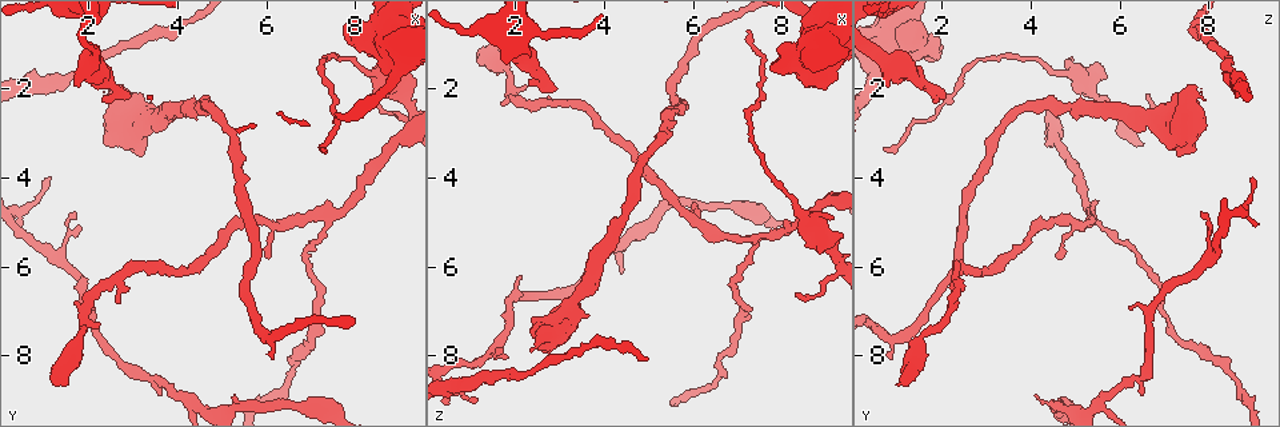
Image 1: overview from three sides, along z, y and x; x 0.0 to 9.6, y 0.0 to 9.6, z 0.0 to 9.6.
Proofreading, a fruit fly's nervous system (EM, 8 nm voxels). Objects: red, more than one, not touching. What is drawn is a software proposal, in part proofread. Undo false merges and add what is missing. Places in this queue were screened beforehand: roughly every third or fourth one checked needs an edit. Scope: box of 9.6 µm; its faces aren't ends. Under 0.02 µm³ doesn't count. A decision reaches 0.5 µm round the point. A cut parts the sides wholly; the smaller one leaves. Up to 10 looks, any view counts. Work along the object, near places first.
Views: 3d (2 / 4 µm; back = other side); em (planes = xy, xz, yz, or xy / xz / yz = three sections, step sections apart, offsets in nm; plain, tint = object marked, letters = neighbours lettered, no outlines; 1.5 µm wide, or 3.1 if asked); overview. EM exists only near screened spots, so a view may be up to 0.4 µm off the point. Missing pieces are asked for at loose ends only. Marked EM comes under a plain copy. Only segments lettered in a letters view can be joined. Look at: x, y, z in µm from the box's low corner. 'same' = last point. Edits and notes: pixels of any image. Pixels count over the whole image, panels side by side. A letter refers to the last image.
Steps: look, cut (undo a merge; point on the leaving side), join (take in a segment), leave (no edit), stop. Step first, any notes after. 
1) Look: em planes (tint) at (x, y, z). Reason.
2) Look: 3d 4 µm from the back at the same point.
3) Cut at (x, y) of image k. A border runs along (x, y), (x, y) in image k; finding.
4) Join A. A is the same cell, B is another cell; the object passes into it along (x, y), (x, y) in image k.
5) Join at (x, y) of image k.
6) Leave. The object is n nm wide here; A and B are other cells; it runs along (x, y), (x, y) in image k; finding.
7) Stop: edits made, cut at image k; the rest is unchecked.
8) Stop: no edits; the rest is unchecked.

Look: em 3.1 µm planes (letters) at (2.45, 2.25, 7.85).

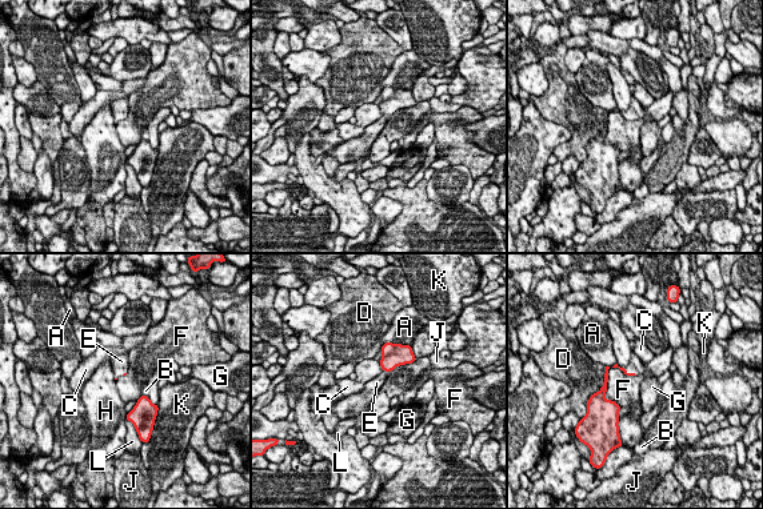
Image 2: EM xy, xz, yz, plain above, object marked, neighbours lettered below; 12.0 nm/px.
Join E. E is the same cell, A, B, C, D, F, G, H, J, K and L are other cells; the object passes into it along (623, 369), (630, 373), (636, 365) in image 2; the cell continues.

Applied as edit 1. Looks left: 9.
Look: 3d 4 µm at (7.30, 3.30, 0.70). Thin end.

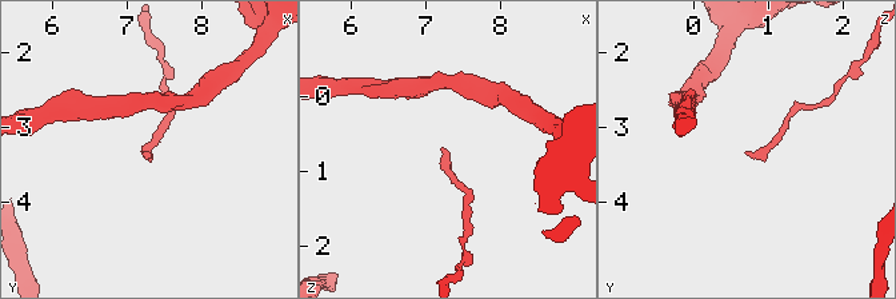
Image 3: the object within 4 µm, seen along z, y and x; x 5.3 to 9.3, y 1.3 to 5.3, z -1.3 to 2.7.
Look: em planes (letters) at (7.20, 3.35, 0.70). Now the EM.

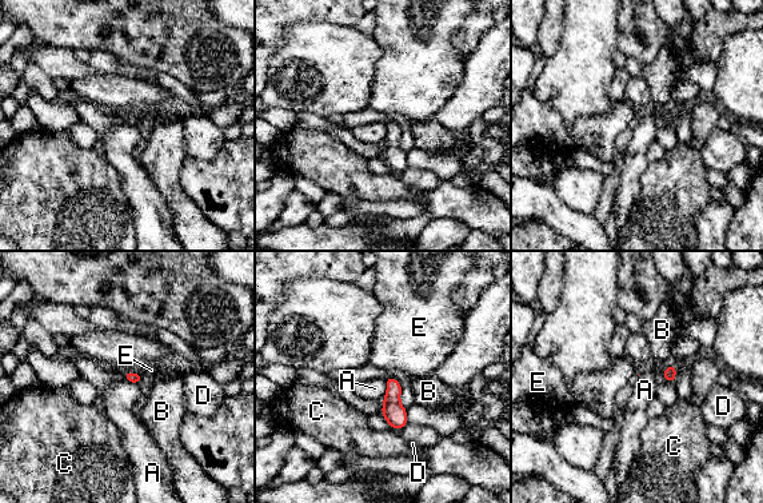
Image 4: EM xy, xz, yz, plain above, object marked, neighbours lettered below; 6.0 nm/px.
Leave. A, B, C, D and E are other cells; a border runs along (386, 378), (386, 395), (383, 399) in image 4; no lettered segment goes on from it.

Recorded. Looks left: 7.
Look: 3d 2 µm at (1.40, 8.65, 1.00). An open end.

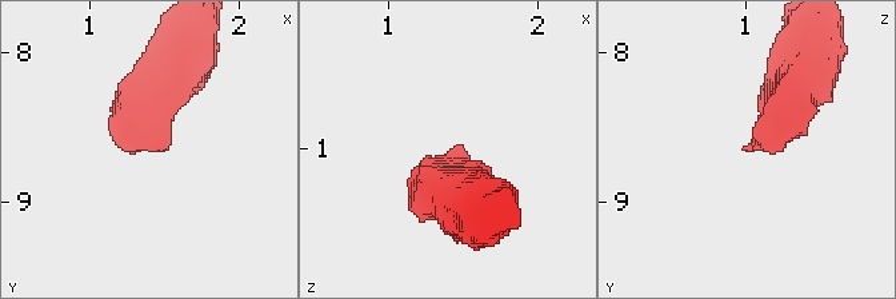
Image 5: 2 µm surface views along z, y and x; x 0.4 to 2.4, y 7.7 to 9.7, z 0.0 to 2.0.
Look: em planes (letters) at (1.46, 8.64, 0.98). Need the tissue.

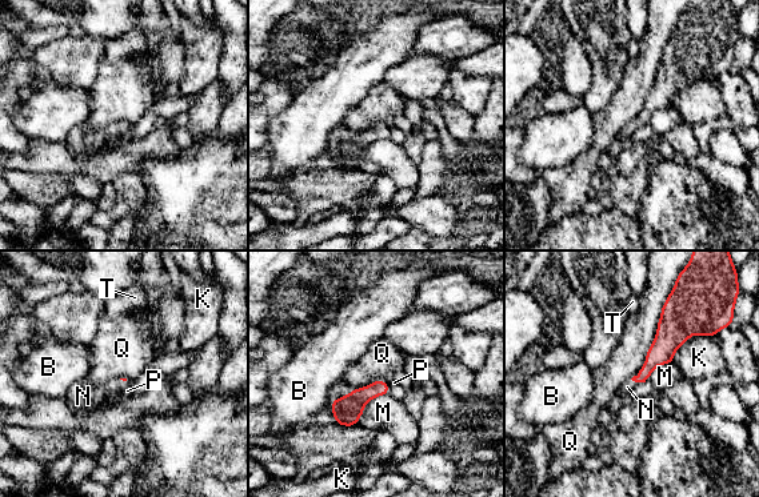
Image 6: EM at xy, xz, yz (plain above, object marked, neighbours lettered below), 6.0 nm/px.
Join N. N is the same cell, B, K, M, P, Q and T are other cells; the object passes into it along (662, 351), (634, 380), (627, 387) in image 6; it goes on there.

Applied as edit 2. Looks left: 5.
Look: overview.

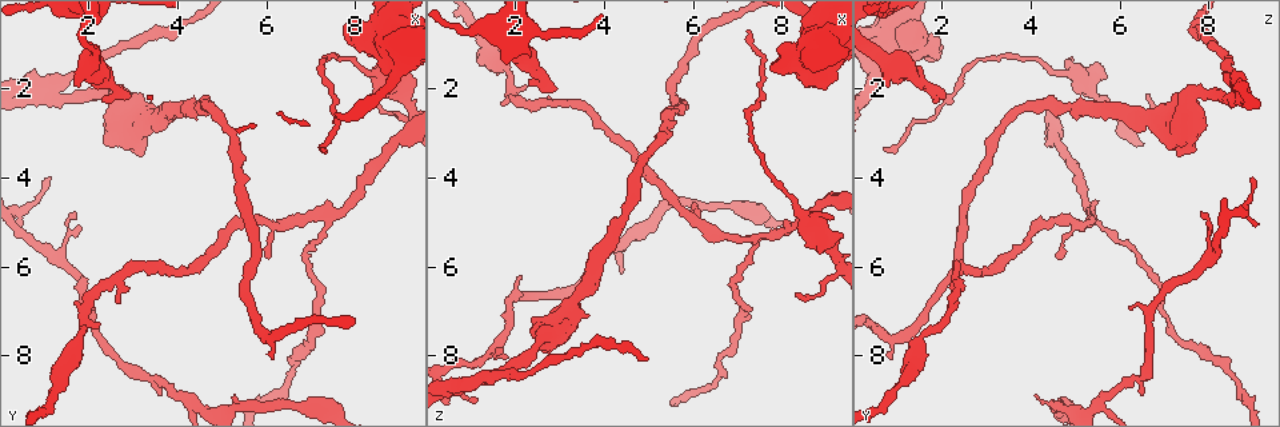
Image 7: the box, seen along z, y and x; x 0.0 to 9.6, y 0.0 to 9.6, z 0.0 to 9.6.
Look: 3d 4 µm at (2.30, 2.35, 1.75). Long arm stops here.

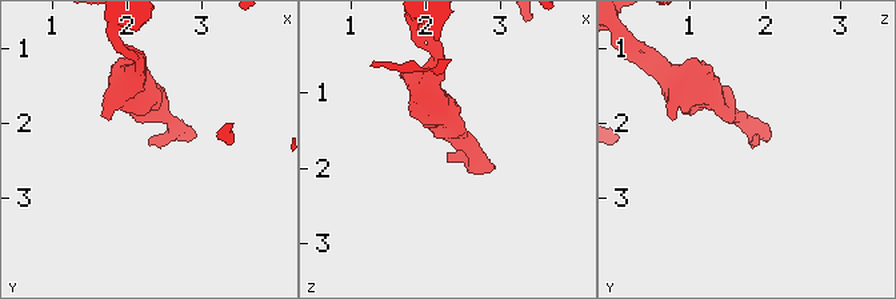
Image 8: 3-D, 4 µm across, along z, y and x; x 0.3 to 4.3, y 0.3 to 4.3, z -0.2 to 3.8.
Look: em planes (letters) at (2.30, 2.25, 1.85).

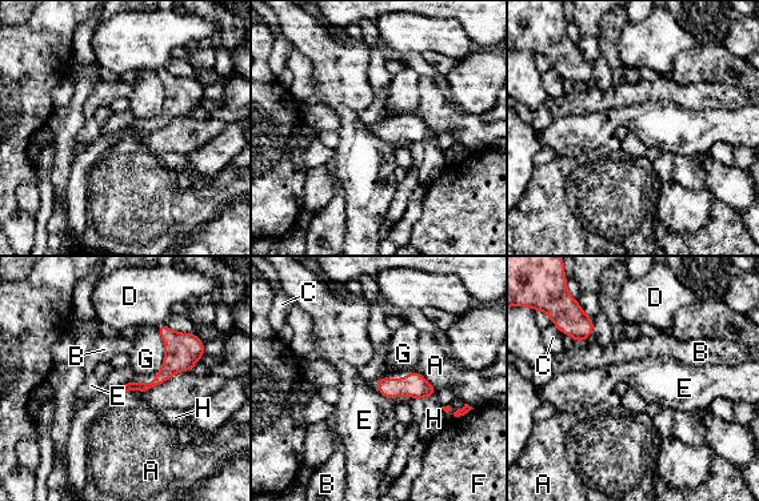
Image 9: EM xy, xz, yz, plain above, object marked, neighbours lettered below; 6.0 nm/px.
Leave. A, B, C, D, E, F, G and H are other cells; a border runs along (378, 391), (388, 399) in image 9; none of them fits.

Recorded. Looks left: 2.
Stop: edits made, join at image 2, join at image 6; the rest is unchecked.

